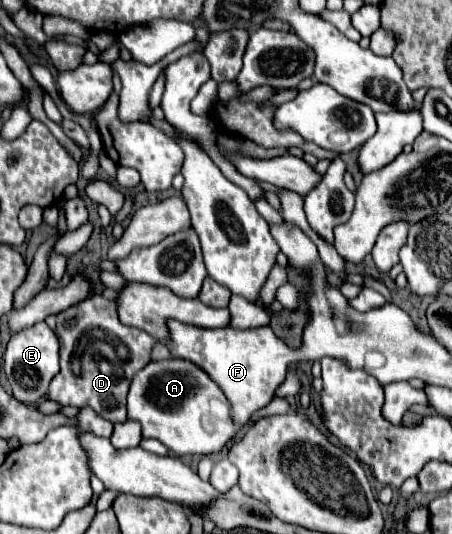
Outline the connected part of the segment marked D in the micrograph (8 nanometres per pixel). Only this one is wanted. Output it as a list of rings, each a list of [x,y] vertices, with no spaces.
[[[99,294],[79,302],[75,308],[69,308],[67,316],[49,316],[45,322],[61,342],[61,372],[53,378],[47,398],[63,406],[91,406],[111,422],[125,422],[125,394],[129,390],[129,382],[133,374],[151,360],[149,356],[155,338],[139,328],[121,324],[115,302],[105,300]]]

